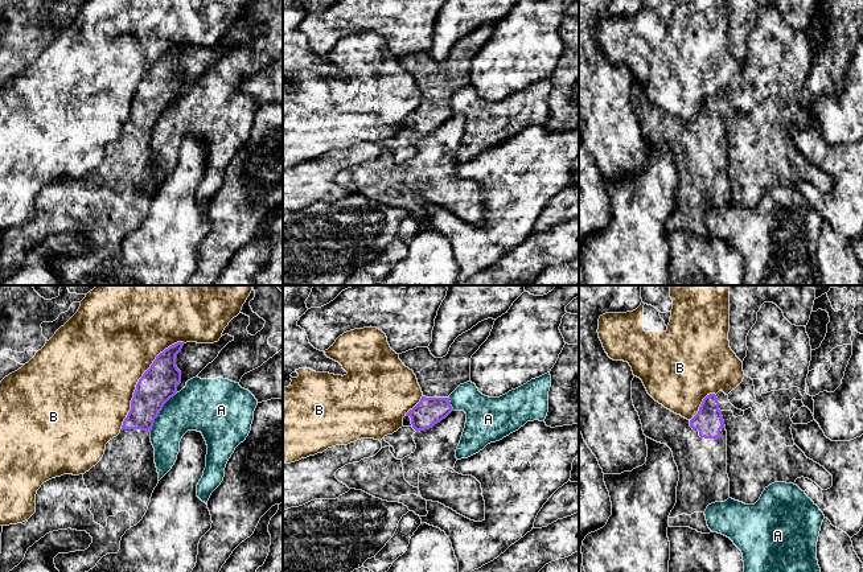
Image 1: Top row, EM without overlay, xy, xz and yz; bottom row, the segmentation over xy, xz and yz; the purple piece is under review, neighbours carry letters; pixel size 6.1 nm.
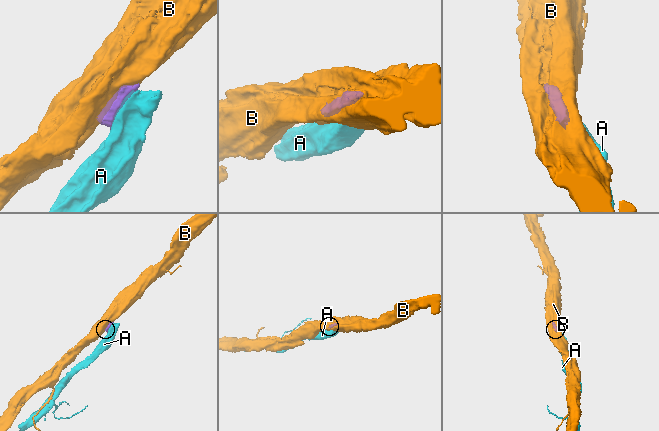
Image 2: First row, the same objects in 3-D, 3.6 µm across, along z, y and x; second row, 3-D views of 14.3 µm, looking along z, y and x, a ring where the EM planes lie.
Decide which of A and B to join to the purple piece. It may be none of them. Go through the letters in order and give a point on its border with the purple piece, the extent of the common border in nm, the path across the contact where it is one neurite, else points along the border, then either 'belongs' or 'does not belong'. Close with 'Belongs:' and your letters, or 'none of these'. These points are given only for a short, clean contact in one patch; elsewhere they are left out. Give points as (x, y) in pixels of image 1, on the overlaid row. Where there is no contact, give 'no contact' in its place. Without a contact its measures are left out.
A: contact xy (159, 412); length 280 nm; does not belong
B: contact xy (139, 381); length 650 nm; does not belong
Belongs: none of these

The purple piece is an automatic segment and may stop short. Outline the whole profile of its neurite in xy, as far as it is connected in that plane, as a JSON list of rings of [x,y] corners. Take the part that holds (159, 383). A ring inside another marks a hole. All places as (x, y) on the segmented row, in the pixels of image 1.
[[[177,342],[160,353],[139,379],[120,433],[106,444],[100,461],[85,474],[63,474],[44,482],[36,494],[36,513],[28,522],[3,526],[0,572],[12,571],[24,560],[29,547],[58,530],[86,531],[93,538],[87,550],[54,557],[59,572],[89,572],[107,554],[119,552],[122,536],[143,519],[159,483],[151,431],[164,404],[176,395],[181,383],[176,355],[182,346],[184,342]]]

